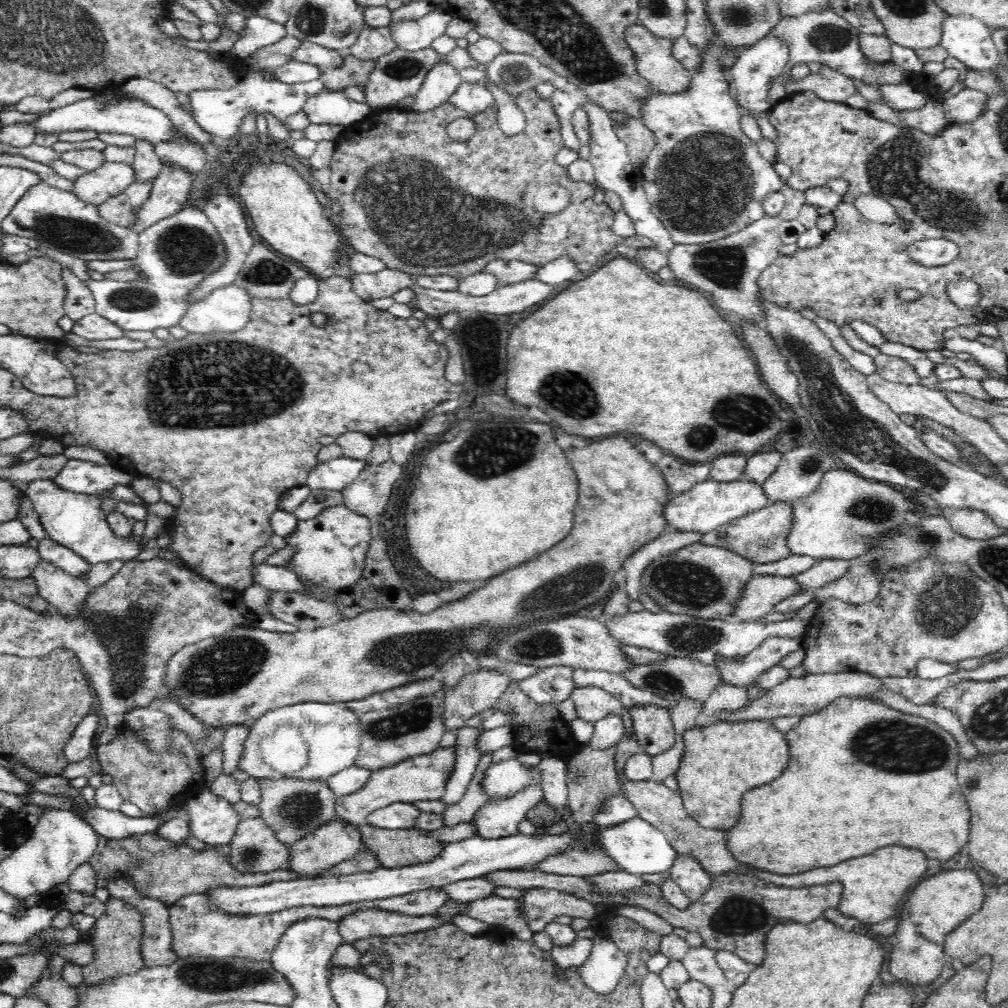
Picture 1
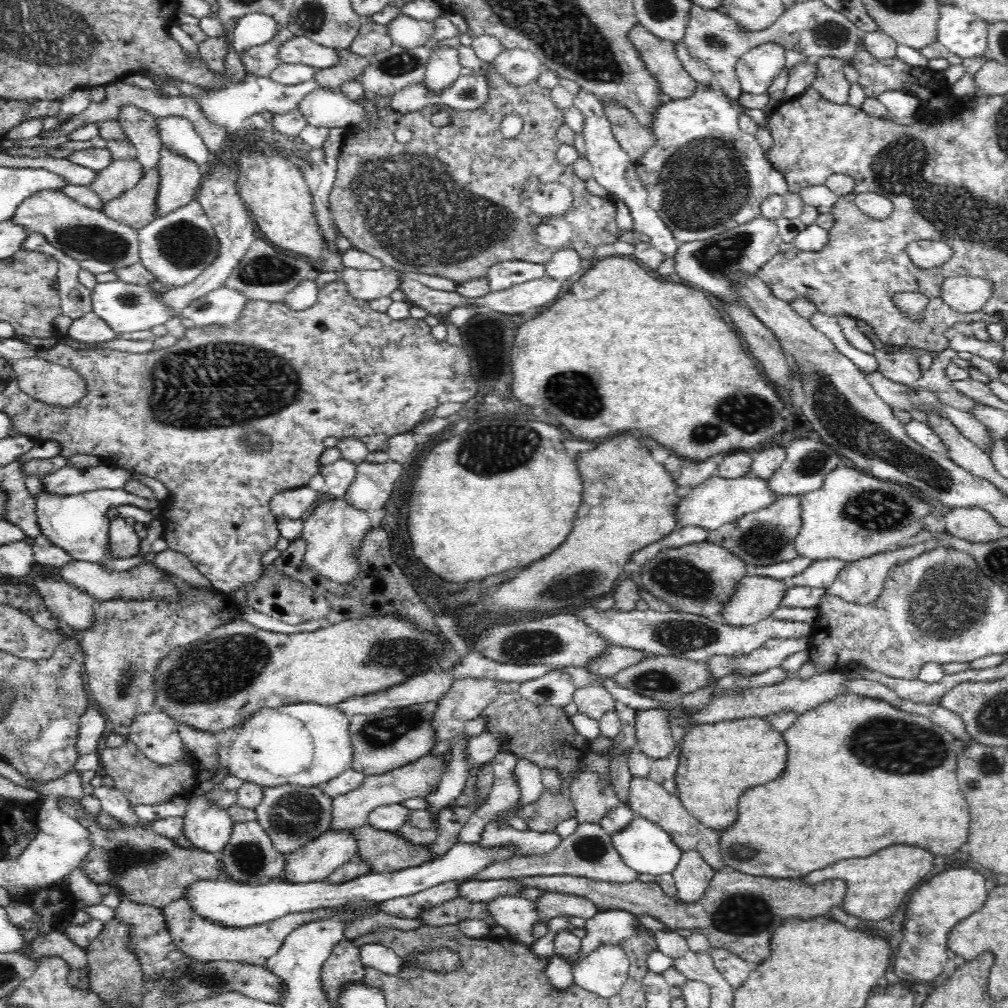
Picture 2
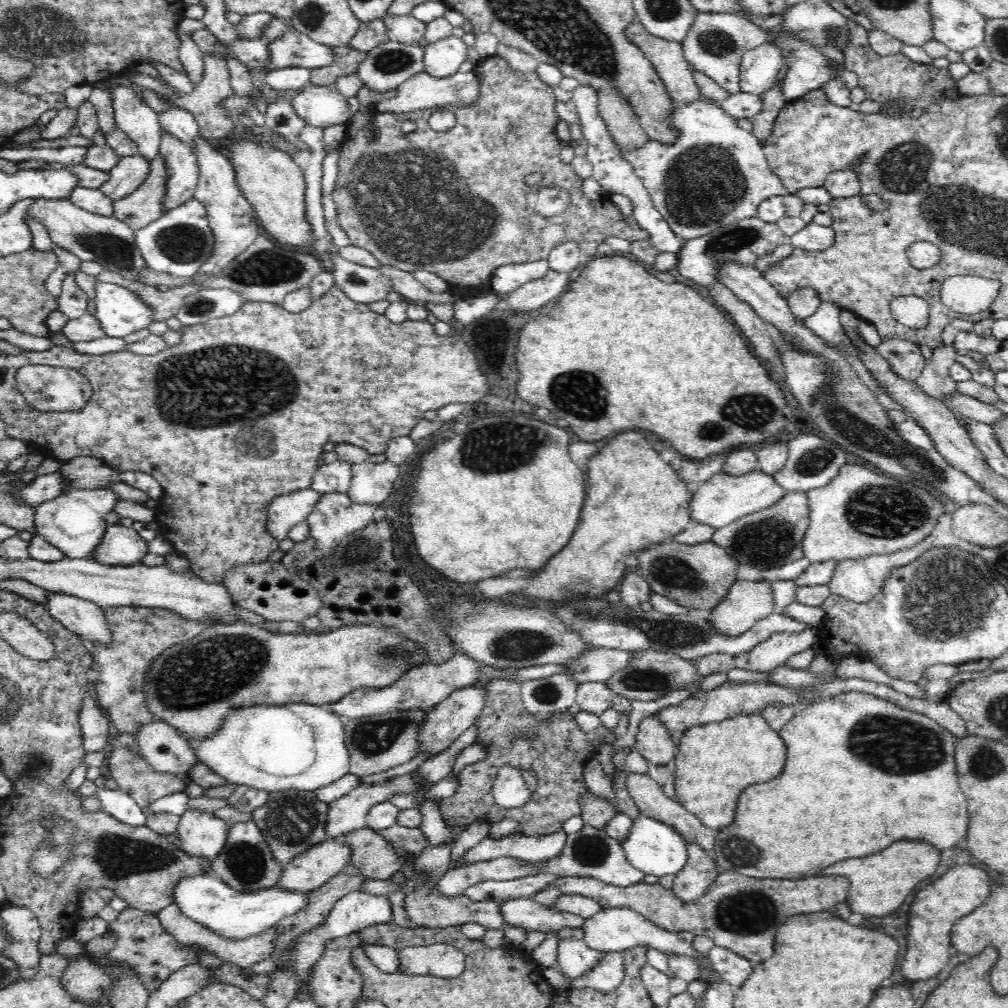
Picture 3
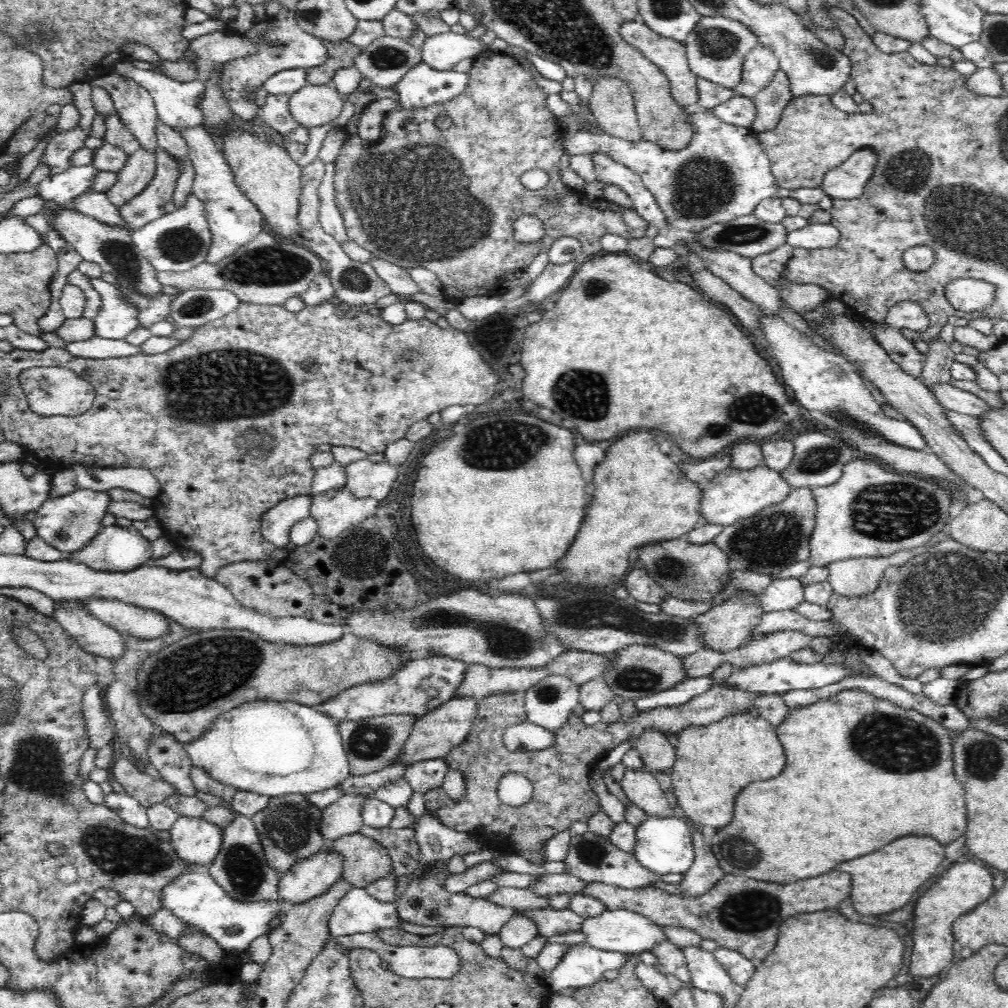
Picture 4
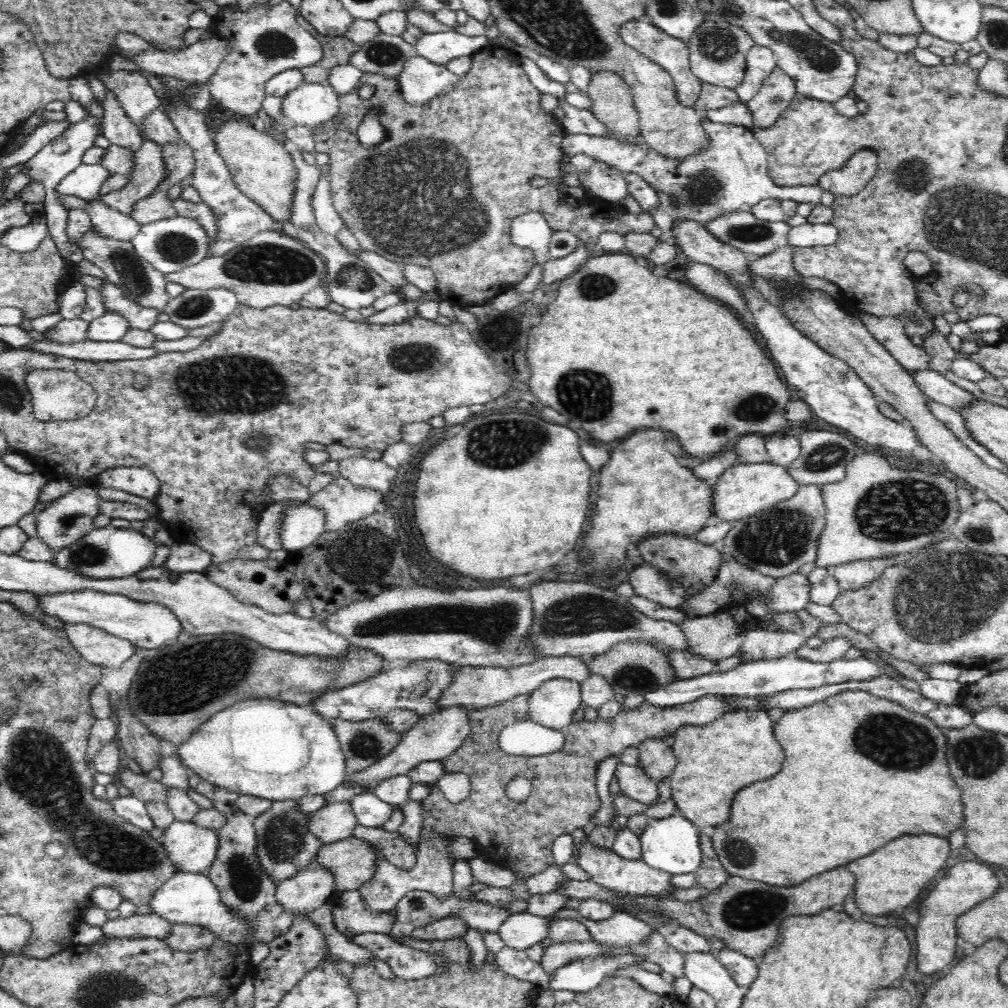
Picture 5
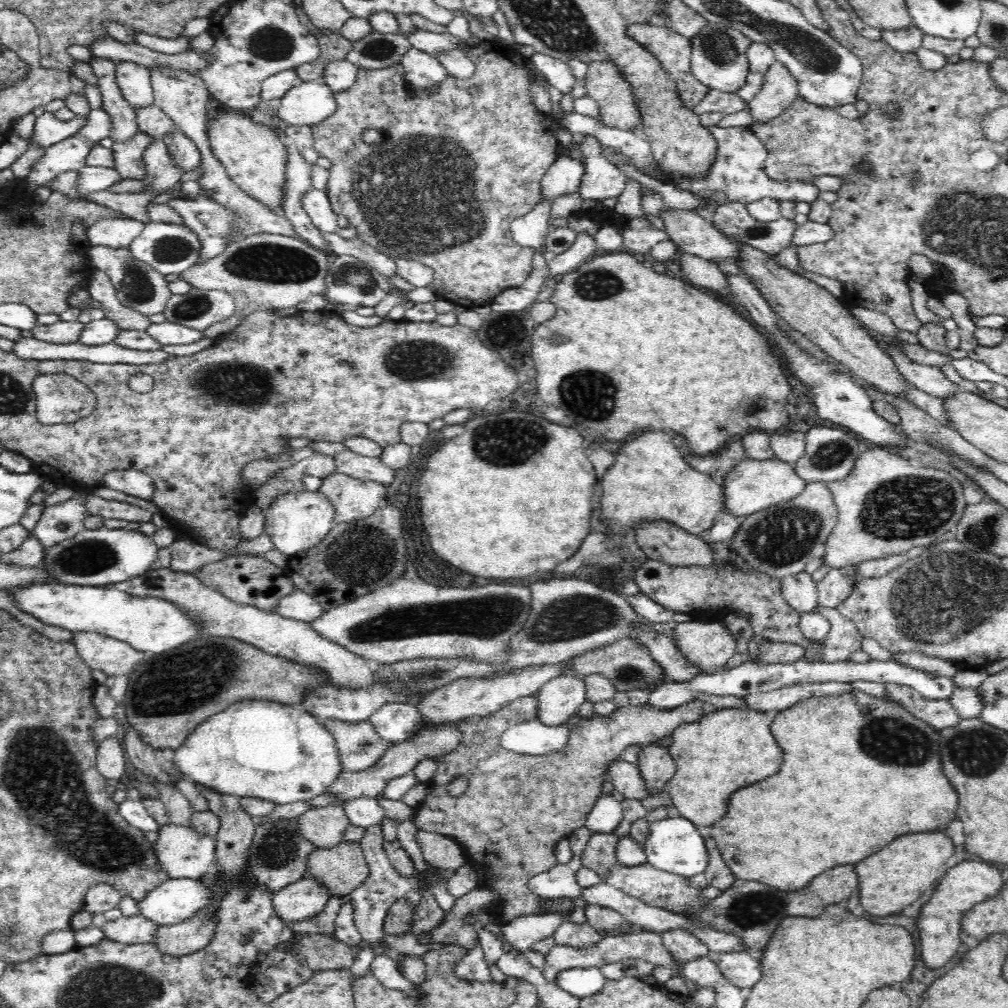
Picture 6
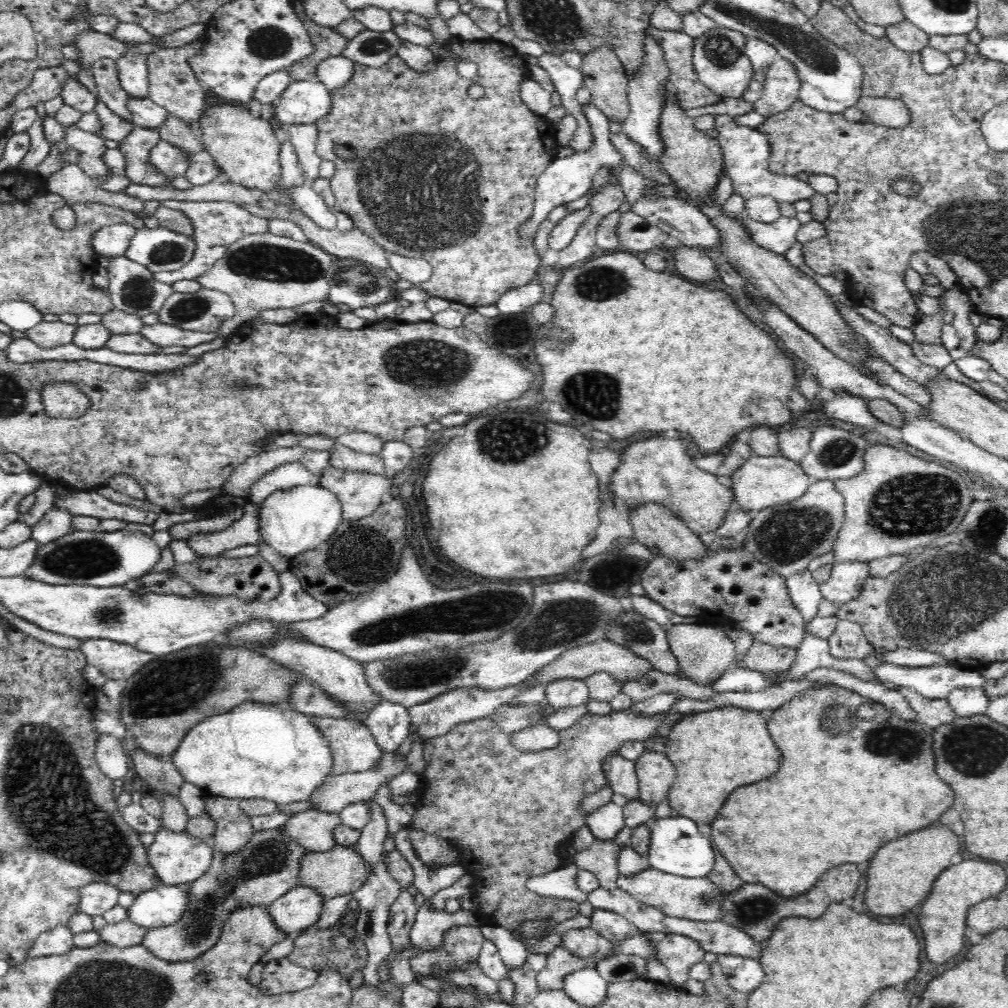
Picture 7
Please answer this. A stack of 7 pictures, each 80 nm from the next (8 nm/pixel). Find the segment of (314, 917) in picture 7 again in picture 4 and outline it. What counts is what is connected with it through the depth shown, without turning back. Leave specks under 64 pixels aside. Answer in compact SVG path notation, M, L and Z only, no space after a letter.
M325 847L320 852L316 852L314 856L298 861L290 871L282 875L279 881L279 896L291 905L295 905L324 894L326 890L330 890L330 886L334 886L334 882L338 882L343 876L342 858L340 854L328 852Z

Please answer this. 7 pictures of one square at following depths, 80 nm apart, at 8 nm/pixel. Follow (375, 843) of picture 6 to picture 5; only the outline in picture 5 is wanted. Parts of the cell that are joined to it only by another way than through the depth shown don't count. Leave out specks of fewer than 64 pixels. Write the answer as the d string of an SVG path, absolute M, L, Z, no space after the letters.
M426 830L420 836L420 850L417 863L413 871L402 871L394 867L376 849L376 865L374 877L368 880L360 889L360 895L366 902L366 907L372 913L380 911L390 911L396 908L398 901L411 890L424 890L443 899L453 892L453 861L458 859L474 859L480 857L474 842L464 836L447 836L437 830Z

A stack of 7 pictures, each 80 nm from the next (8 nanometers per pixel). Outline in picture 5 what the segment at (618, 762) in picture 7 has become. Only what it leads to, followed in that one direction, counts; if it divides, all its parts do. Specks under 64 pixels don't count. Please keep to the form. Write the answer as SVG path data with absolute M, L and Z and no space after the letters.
M620 762L614 775L618 779L621 794L648 807L658 806L656 800L659 796L659 782L646 775L646 771L640 765L628 766Z

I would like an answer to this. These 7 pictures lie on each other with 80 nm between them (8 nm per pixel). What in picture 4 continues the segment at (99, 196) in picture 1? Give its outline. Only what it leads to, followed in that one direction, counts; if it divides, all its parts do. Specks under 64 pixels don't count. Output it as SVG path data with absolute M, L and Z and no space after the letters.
M140 148L129 155L126 164L117 172L117 181L105 192L116 207L138 196L156 172L155 152Z

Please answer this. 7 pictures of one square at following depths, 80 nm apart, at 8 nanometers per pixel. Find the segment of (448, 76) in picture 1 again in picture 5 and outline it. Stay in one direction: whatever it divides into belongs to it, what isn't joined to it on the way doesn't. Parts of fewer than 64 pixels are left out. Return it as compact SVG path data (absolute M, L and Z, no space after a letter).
M455 30L434 34L423 33L417 40L415 49L417 54L430 62L446 66L454 58L474 56L489 44L488 39L486 35L467 36Z

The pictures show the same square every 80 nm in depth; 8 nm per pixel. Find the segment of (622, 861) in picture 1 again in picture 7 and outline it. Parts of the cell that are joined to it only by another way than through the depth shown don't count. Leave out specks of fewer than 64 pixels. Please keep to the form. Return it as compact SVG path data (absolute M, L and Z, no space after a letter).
M675 814L669 818L658 819L650 830L650 850L647 857L651 868L684 878L707 877L712 872L715 863L713 842L698 831L698 826L690 818Z

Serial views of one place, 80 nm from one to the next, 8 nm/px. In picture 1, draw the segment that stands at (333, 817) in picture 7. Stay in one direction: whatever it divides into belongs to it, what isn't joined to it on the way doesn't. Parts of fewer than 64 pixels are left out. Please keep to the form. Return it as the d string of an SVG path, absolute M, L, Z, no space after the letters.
M456 745L439 747L431 754L414 756L398 764L378 769L370 774L364 788L360 788L354 794L336 798L337 818L360 827L366 824L367 817L372 812L390 806L393 802L414 803L416 800L440 799L446 792L446 782L454 770L454 764L456 764Z

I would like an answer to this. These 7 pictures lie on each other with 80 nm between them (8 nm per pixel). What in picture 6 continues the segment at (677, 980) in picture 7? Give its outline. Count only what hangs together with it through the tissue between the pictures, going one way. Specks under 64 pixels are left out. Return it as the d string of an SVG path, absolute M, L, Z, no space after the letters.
M684 928L661 932L661 938L670 955L676 959L676 976L682 975L682 968L686 962L697 957L709 956L708 946Z

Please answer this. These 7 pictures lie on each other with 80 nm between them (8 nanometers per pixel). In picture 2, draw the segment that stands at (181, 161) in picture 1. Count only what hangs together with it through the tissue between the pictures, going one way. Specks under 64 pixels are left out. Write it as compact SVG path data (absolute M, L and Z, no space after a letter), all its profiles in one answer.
M183 116L160 117L158 121L159 129L161 131L162 148L171 148L171 150L175 150L175 152L181 154L184 158L194 160L202 171L204 171L206 169L206 162L208 162L213 155L208 150L202 137L196 133L194 125Z

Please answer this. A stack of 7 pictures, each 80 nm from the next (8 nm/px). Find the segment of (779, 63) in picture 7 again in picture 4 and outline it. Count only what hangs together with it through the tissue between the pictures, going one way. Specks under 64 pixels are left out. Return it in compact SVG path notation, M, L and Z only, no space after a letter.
M782 69L777 70L772 82L752 99L757 112L750 128L753 133L762 134L774 130L784 107L792 99L787 74Z

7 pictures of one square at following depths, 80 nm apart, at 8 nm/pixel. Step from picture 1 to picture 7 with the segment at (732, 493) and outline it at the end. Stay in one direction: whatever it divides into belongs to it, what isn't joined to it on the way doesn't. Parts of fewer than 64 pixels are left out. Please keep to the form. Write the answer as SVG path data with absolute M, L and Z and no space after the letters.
M752 454L743 463L731 476L734 504L740 510L750 510L755 513L777 504L792 502L800 498L808 490L810 483L814 482L804 473L799 462L780 454L778 456L756 456Z

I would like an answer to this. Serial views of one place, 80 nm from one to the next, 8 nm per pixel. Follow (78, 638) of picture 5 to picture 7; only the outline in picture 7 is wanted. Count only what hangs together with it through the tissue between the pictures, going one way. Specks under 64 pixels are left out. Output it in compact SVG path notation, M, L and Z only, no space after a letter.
M102 638L81 641L79 649L84 653L87 663L96 666L107 679L127 681L155 657L123 642Z

